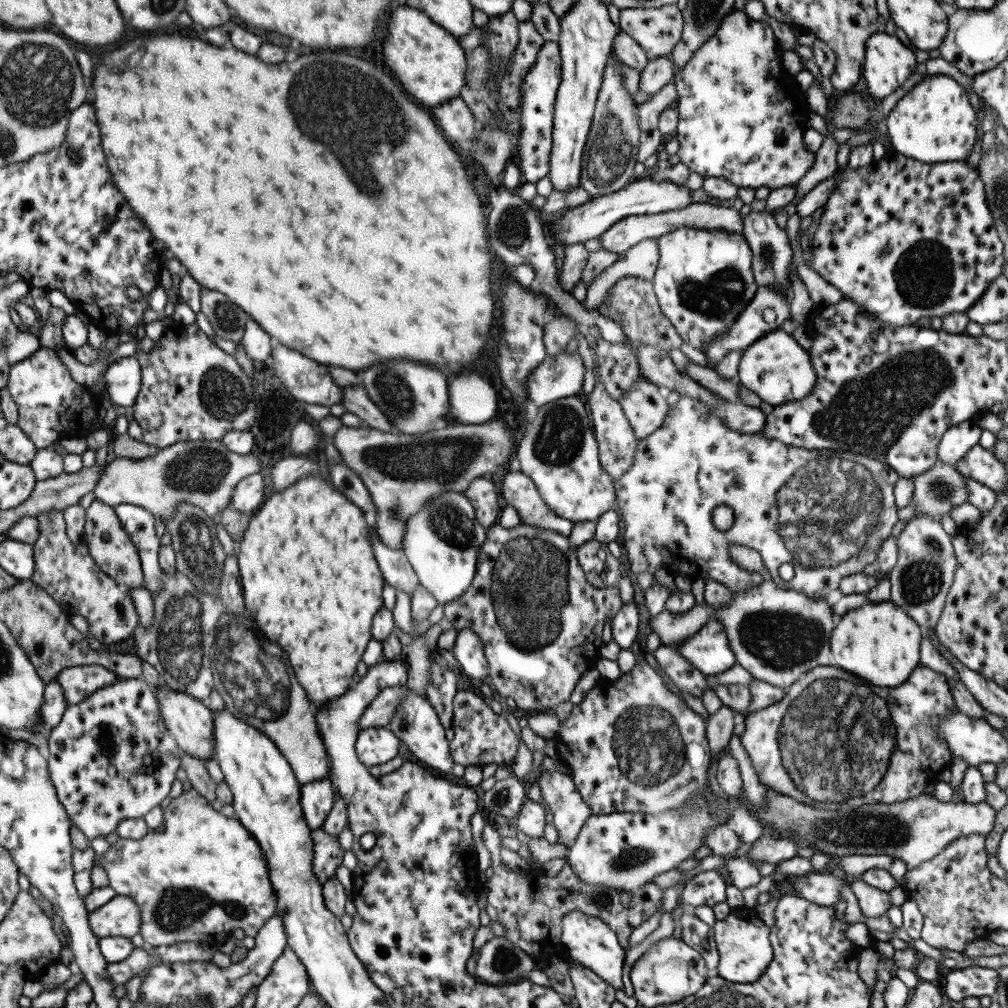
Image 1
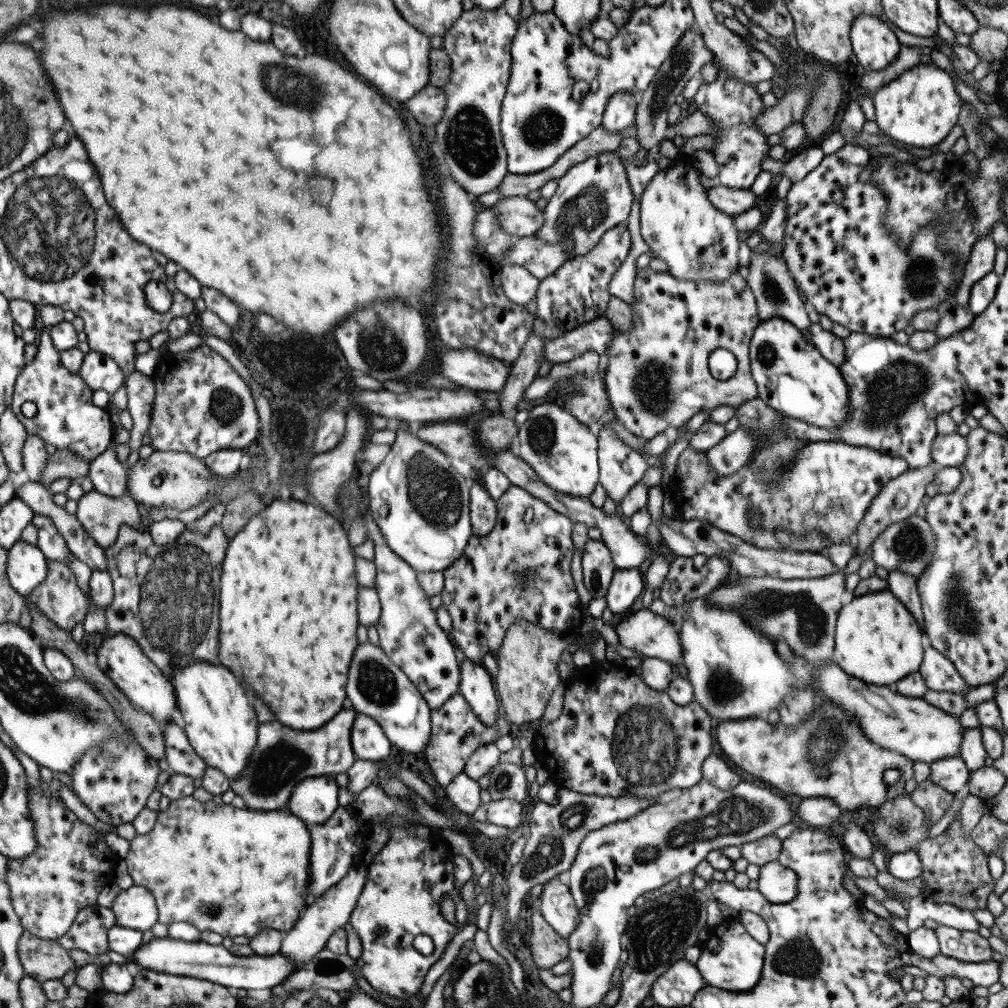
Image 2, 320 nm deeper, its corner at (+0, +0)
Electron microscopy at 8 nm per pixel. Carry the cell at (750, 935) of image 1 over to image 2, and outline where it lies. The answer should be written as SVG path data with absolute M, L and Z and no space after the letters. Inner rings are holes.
M724 917L717 926L711 928L705 942L701 944L696 943L695 945L699 948L700 955L694 965L697 972L701 975L704 985L720 988L726 997L729 997L734 993L745 993L757 984L764 961L764 945L753 940L737 918Z

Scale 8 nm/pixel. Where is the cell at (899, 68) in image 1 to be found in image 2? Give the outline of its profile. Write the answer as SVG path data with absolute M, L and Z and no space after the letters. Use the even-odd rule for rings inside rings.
M857 15L851 21L848 37L855 60L865 72L883 70L901 49L895 34L873 15Z

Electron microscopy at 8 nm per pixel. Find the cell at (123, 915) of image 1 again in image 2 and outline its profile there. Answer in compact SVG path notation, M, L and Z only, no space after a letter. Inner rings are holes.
M137 885L121 889L109 909L115 915L115 925L141 933L149 930L158 919L153 895L146 888Z

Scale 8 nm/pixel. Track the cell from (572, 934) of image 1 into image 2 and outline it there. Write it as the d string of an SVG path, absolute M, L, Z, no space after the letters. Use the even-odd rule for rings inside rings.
M564 876L551 877L543 883L538 896L538 912L545 922L566 940L578 923L577 907L565 883Z

